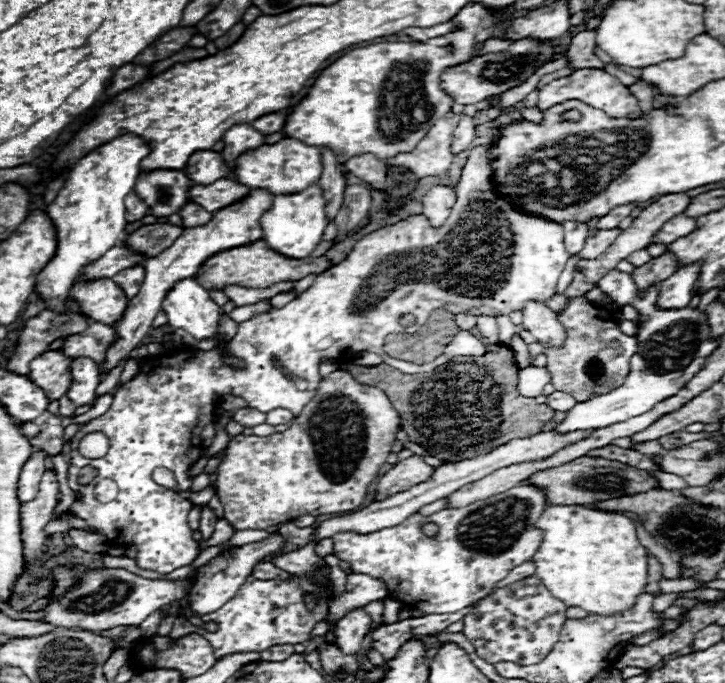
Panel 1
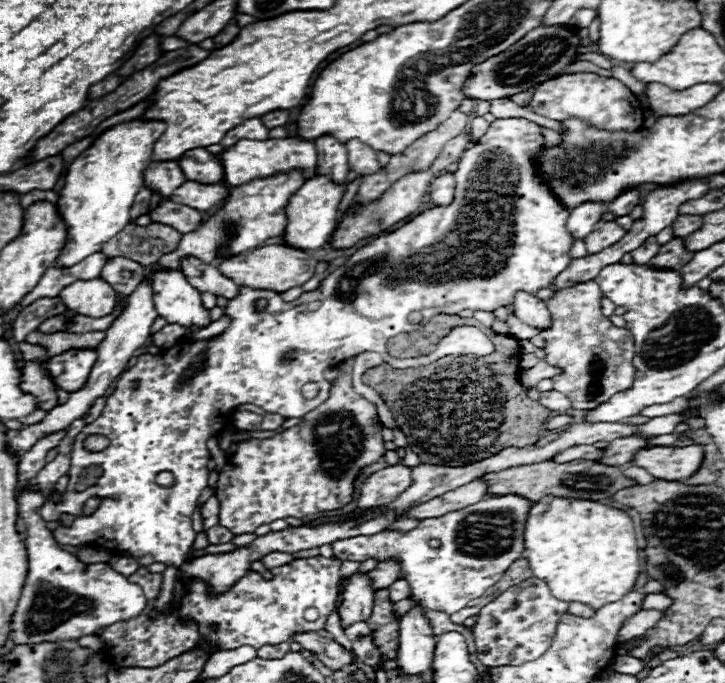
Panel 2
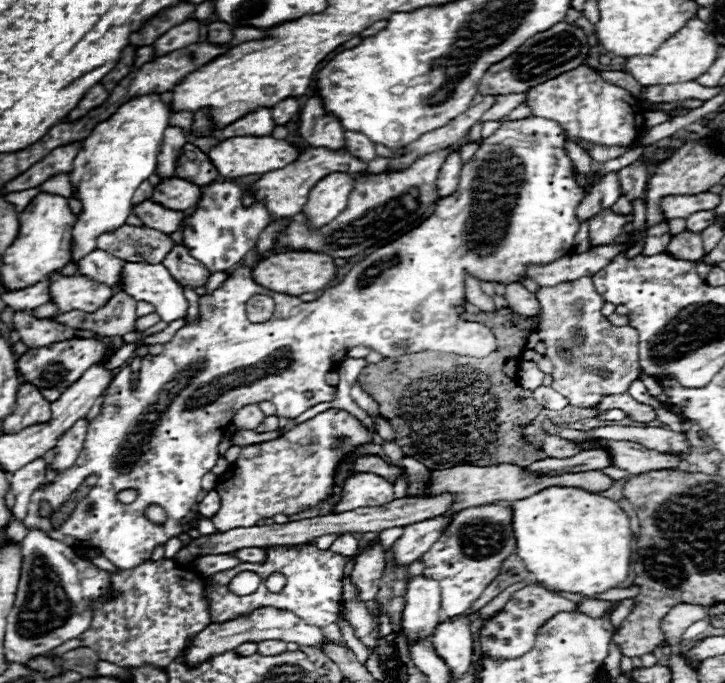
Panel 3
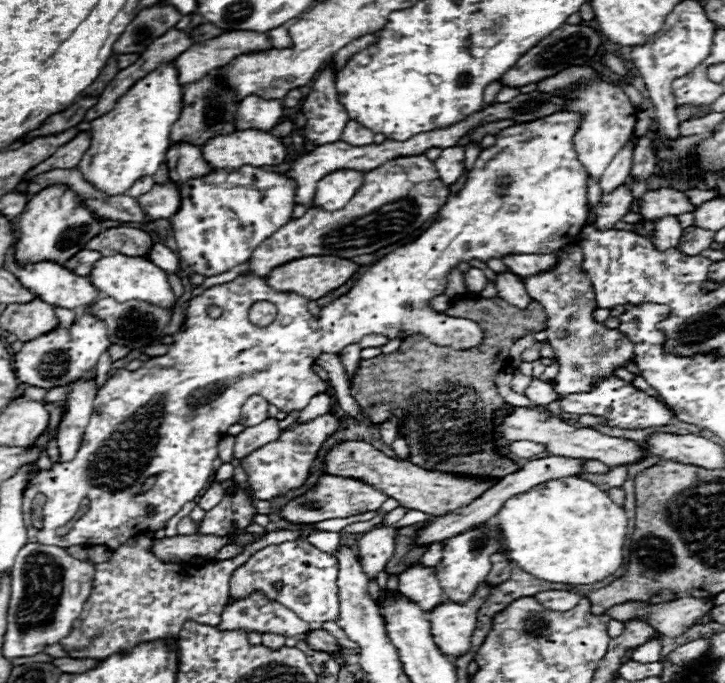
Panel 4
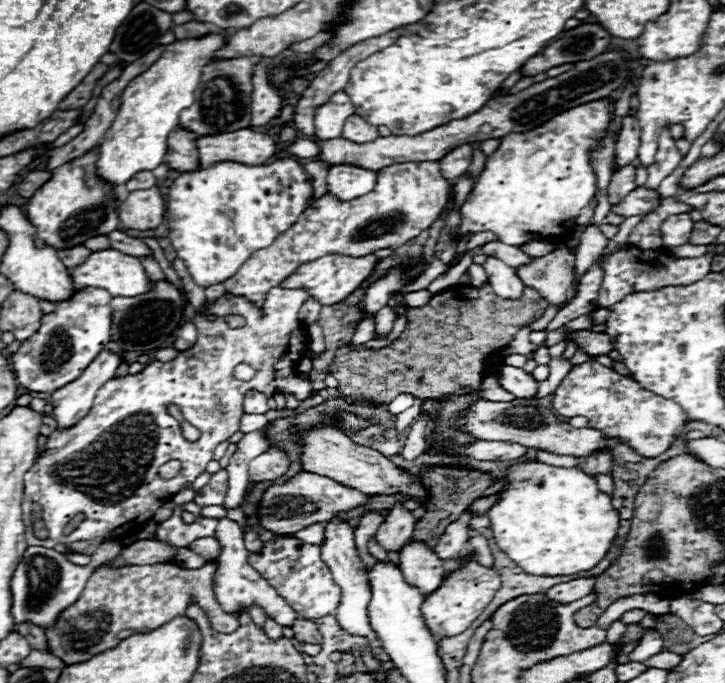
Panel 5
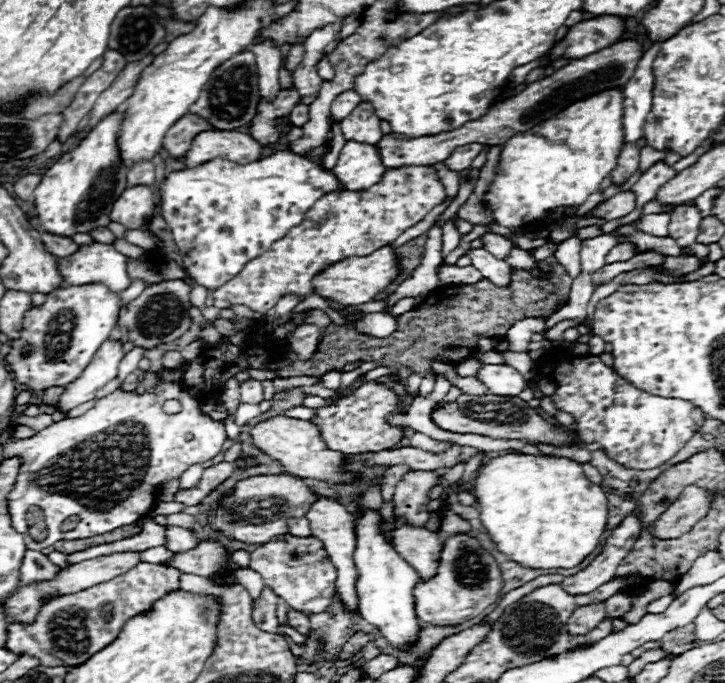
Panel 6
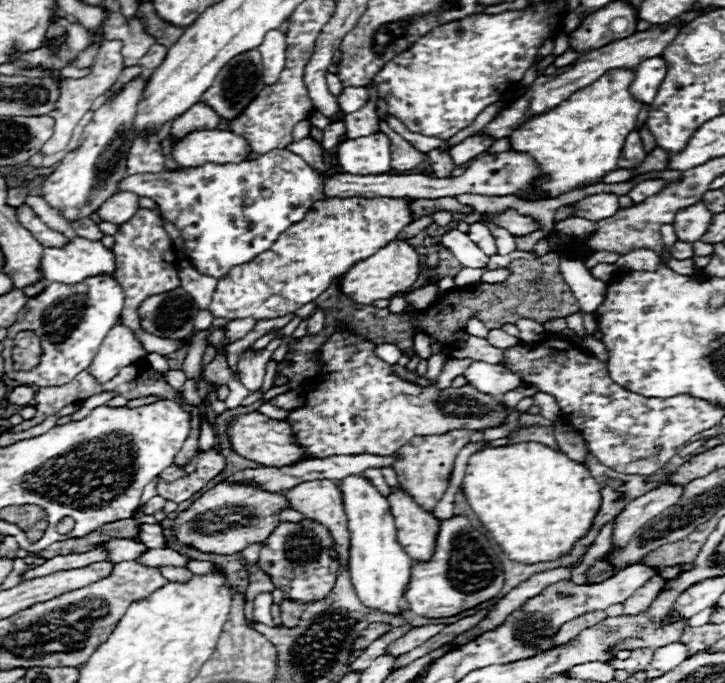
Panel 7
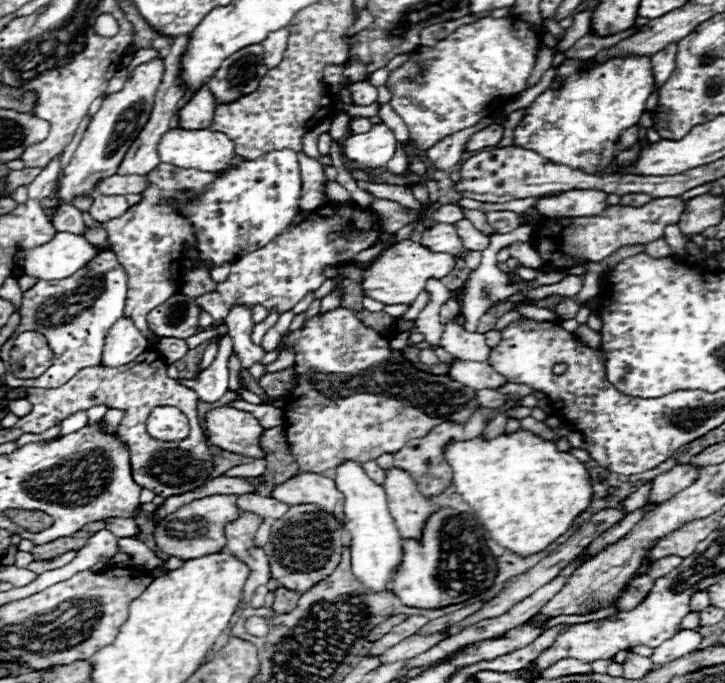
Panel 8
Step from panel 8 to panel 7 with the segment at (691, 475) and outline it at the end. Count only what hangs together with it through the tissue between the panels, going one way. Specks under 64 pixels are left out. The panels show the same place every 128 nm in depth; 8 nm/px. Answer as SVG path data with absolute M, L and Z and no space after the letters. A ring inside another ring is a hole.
M670 482L660 484L658 488L642 494L640 498L632 500L620 514L614 526L614 534L612 534L612 544L614 546L624 546L630 536L650 518L658 516L660 512L664 512L666 508L670 508L672 504L676 504L680 500L684 492L684 486L676 486Z

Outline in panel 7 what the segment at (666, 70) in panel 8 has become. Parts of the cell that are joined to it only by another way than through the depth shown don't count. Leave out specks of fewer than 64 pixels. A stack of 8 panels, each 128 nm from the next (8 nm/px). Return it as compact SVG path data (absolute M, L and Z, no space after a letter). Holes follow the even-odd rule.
M656 56L654 60L644 60L636 68L636 78L630 86L630 92L634 98L638 98L642 104L650 104L654 96L658 94L658 88L666 76L666 60L662 56Z

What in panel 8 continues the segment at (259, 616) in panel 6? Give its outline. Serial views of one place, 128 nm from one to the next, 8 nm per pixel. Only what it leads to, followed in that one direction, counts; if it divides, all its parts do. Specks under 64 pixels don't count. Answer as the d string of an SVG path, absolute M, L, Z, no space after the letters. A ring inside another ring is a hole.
M246 514L240 516L238 520L226 524L226 550L246 562L250 566L250 576L244 584L244 594L242 602L250 602L254 590L270 580L270 568L268 568L268 558L262 548L254 546L254 534L258 526L262 524L262 518L256 514Z

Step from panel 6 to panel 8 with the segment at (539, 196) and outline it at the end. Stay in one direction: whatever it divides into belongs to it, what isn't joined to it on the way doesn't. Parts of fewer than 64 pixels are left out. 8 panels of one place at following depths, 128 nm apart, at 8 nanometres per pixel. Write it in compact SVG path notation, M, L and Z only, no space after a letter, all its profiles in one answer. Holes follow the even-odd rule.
M622 56L618 60L606 60L606 64L584 64L584 60L564 60L556 70L552 86L542 92L528 108L520 126L514 130L514 144L534 150L540 156L558 164L568 164L584 172L604 170L616 152L616 140L622 130L638 124L646 100L654 90L654 72L650 56Z

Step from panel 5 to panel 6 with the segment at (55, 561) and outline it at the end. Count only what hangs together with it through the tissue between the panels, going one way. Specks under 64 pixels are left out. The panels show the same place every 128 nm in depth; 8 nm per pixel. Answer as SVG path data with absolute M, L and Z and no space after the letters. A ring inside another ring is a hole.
M26 550L22 566L20 566L20 582L30 584L30 582L38 582L38 580L50 580L58 574L58 570L60 568L56 564L52 564L48 560L48 556L44 556L42 552Z

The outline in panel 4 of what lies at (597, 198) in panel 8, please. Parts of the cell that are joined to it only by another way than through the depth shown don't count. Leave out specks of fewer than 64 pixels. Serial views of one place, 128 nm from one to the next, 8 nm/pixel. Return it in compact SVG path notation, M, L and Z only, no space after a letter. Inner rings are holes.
M658 188L648 190L640 200L640 216L642 218L662 218L662 216L680 216L684 212L696 210L688 200L686 194L672 188Z

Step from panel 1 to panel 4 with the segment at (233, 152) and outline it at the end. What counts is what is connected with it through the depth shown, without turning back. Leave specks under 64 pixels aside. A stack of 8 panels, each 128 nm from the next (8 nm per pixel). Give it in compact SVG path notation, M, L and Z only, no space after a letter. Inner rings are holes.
M256 94L246 96L236 112L238 130L272 130L282 118L282 100L264 100Z

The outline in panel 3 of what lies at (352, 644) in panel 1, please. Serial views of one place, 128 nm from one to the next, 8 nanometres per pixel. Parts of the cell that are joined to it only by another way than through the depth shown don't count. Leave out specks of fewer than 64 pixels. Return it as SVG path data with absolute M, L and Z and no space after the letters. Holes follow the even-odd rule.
M378 542L372 548L366 546L356 556L356 564L352 570L352 582L358 586L362 600L376 598L382 572L384 572L384 548L382 548L382 544Z

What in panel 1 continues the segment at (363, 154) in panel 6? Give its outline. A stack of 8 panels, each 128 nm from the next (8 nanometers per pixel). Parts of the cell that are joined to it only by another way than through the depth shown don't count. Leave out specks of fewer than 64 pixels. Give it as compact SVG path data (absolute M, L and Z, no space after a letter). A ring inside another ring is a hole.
M310 184L306 192L298 194L286 194L286 196L276 196L272 208L262 216L262 232L264 232L264 242L280 252L286 258L306 258L312 254L312 250L322 242L324 228L328 226L326 218L326 200L322 194L322 188L318 184Z

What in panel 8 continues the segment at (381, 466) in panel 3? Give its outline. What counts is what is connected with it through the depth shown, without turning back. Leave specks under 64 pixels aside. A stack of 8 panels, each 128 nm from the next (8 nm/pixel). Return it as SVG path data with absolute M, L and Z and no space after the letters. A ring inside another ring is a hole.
M222 406L206 414L204 426L210 442L222 450L244 454L254 460L266 456L266 452L260 448L260 434L264 428L254 416L250 416L250 412Z

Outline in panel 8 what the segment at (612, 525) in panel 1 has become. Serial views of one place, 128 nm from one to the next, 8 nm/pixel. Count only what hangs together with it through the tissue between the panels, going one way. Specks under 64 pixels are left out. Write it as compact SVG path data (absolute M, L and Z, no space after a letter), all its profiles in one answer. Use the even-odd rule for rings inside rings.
M518 430L518 432L514 432L514 434L500 434L500 436L492 438L492 440L484 440L482 436L478 436L478 438L474 438L474 440L466 440L466 442L458 442L458 444L448 444L444 456L446 456L446 462L450 464L450 468L452 468L452 472L454 472L454 482L452 482L452 484L456 486L456 492L458 492L458 494L462 496L462 500L474 510L476 518L478 518L480 524L486 528L486 532L488 532L498 544L502 544L504 548L508 548L510 552L514 552L514 554L518 554L518 556L528 556L528 554L534 554L534 552L544 550L552 540L556 540L560 534L566 532L566 528L572 524L572 520L574 520L580 512L586 510L586 506L590 504L590 498L592 498L592 482L590 482L590 474L588 474L586 466L584 466L578 458L574 458L572 454L560 452L554 442L544 440L544 438L540 438L540 436L532 434L532 432L526 432L526 430Z

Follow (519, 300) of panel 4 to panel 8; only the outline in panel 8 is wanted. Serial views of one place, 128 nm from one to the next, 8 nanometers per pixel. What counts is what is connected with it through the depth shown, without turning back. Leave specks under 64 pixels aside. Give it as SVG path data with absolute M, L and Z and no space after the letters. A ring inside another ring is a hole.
M434 224L422 232L420 244L432 252L452 252L462 256L466 250L462 248L456 230L452 224Z

